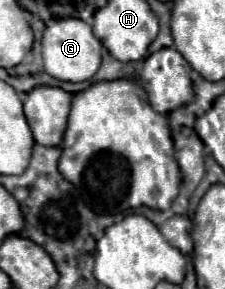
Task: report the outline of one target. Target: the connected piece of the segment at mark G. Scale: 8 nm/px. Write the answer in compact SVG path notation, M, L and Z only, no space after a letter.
M75 17L50 19L45 25L45 34L41 42L45 72L65 82L89 80L101 64L101 50L103 50L103 44L95 38L91 26Z

